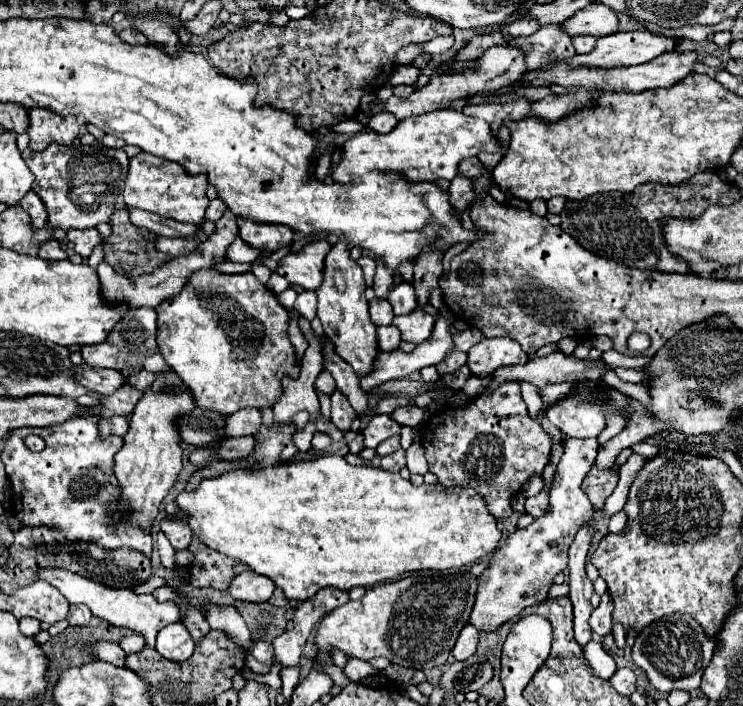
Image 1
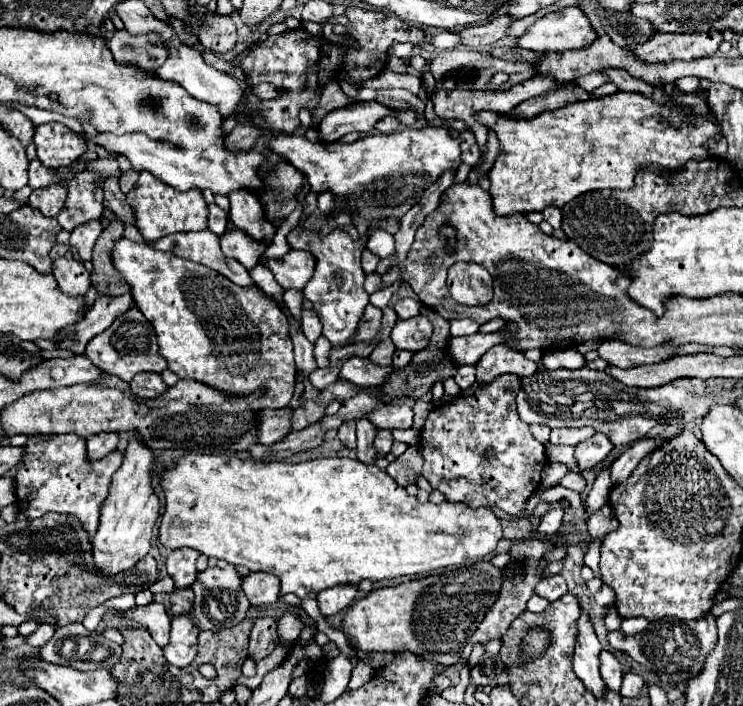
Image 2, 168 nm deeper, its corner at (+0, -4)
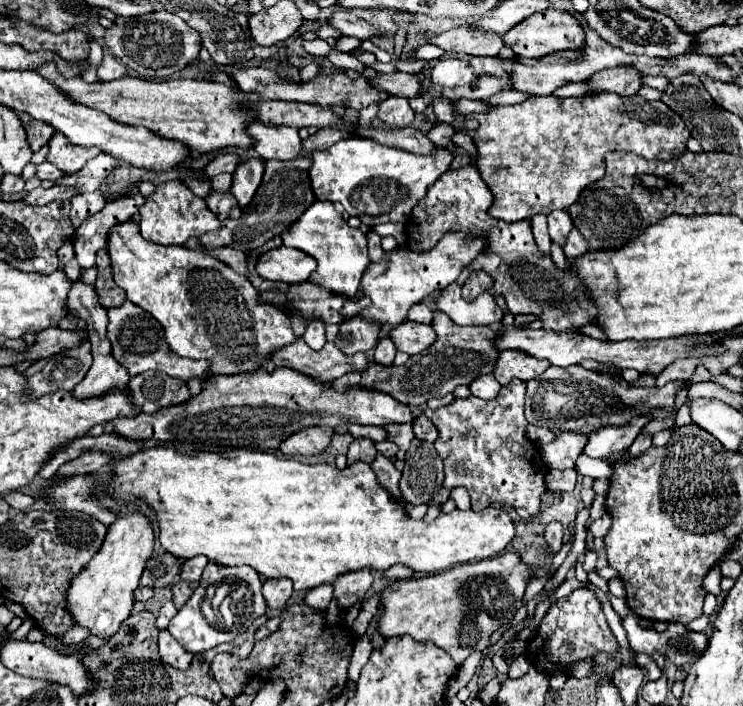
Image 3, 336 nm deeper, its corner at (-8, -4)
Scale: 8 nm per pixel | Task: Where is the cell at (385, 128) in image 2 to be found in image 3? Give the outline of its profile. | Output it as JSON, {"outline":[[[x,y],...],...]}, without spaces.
{"outline":[[[389,96],[385,102],[381,102],[377,118],[385,124],[385,126],[409,126],[413,122],[415,112],[409,106],[407,98],[399,98],[399,96]]]}

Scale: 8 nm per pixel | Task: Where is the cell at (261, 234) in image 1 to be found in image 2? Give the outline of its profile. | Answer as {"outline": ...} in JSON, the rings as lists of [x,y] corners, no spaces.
{"outline":[[[235,190],[229,194],[231,212],[229,220],[235,228],[243,230],[249,238],[257,242],[271,242],[275,236],[275,226],[265,220],[263,208],[255,194],[249,190]]]}

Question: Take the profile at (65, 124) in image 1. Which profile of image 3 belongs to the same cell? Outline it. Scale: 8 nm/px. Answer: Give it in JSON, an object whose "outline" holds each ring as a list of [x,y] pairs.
{"outline":[[[55,132],[49,142],[49,154],[47,162],[57,166],[63,174],[75,174],[79,172],[87,160],[95,158],[101,150],[99,148],[85,148],[71,144],[63,134]]]}

